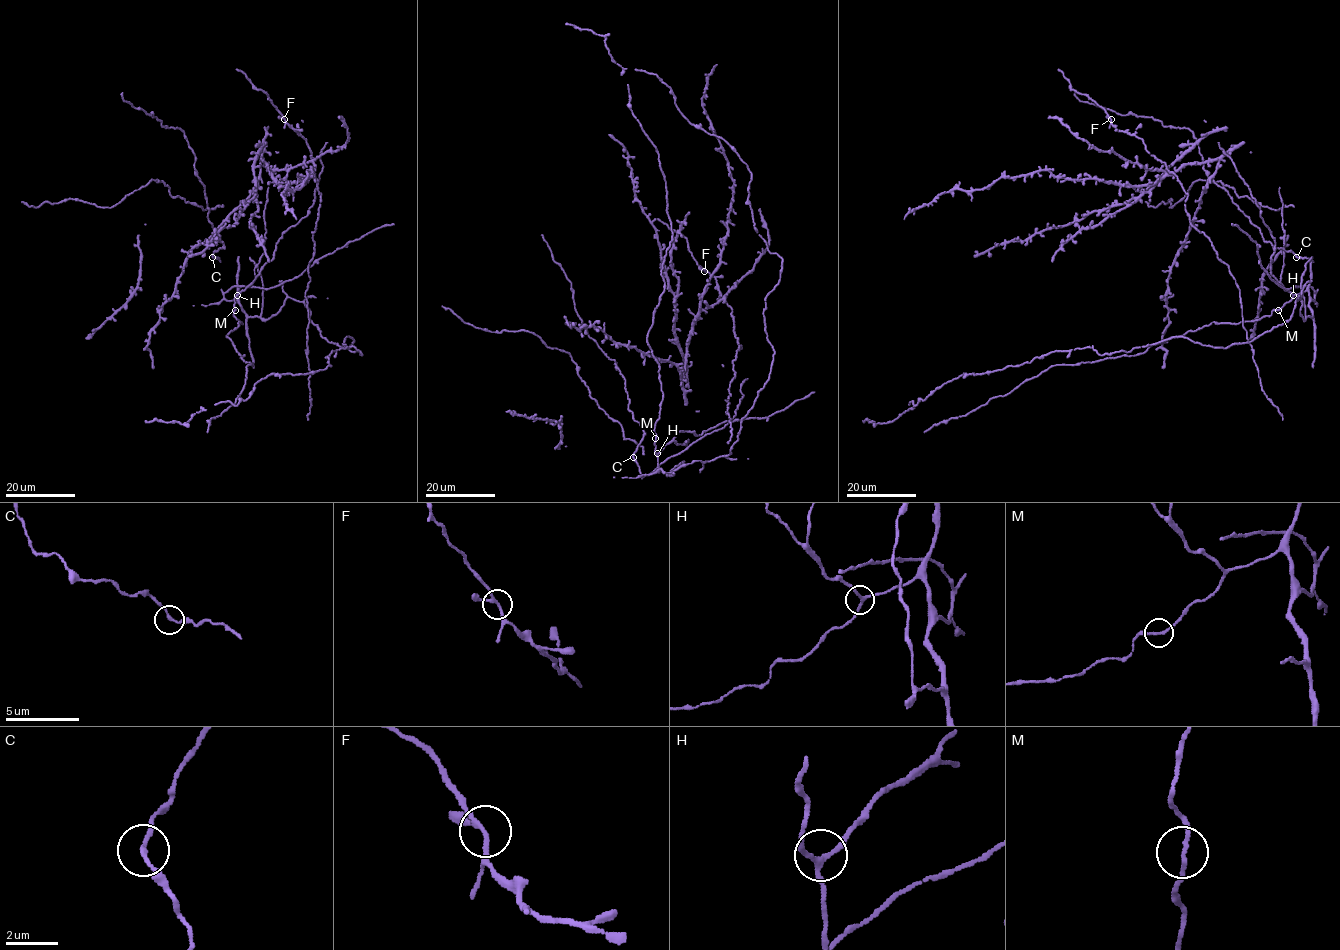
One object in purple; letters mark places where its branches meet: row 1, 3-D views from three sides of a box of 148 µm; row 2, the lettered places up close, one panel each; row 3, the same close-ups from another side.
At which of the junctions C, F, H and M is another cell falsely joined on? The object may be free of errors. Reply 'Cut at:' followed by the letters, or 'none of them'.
Cut at: none of them

